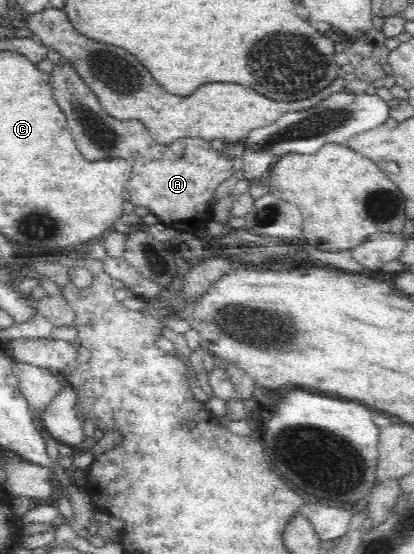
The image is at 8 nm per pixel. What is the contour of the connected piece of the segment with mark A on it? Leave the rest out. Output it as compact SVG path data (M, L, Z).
M64 59L47 81L54 99L68 119L74 141L86 159L96 161L104 157L120 157L131 163L130 179L122 189L125 201L150 209L150 213L166 227L193 235L212 221L214 192L236 172L224 150L212 148L208 141L200 137L176 139L170 145L156 143L141 121L122 121L108 115L99 105L94 92Z

